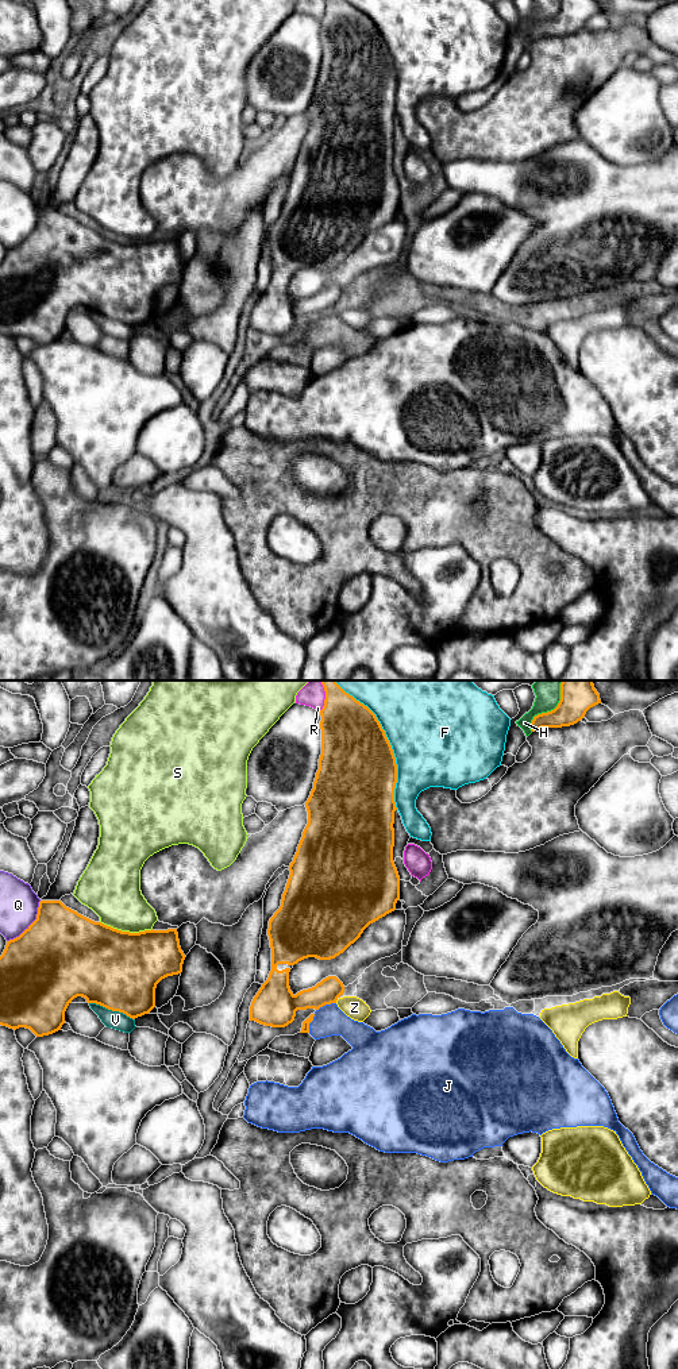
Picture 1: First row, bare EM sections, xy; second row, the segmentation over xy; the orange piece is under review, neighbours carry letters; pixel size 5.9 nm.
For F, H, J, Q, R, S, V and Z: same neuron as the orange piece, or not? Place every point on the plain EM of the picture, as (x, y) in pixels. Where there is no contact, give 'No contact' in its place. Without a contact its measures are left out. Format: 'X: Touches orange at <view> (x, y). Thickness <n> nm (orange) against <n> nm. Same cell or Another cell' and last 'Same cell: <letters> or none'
F: Touches orange at xy (390, 56). Thickness 460 nm (orange) against 500 nm. Another cell
H: Touches orange at xy (544, 22). Thickness 170 nm (orange) against 130 nm. Another cell
J: Touches orange at xy (326, 312). Thickness 160 nm (orange) against 180 nm. Another cell
Q: Touches orange at xy (31, 232). Thickness 500 nm (orange) against 220 nm. Another cell
R: Touches orange at xy (324, 10). Thickness 360 nm (orange) against 100 nm. Another cell
S: Touches orange at xy (126, 240). Thickness 460 nm (orange) against 320 nm. Another cell
V: Touches orange at xy (112, 319). Thickness 460 nm (orange) against 110 nm. Another cell
Z: Touches orange at xy (336, 308). Thickness 150 nm (orange) against 130 nm. Another cell
Same cell: none

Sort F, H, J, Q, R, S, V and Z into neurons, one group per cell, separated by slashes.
F / H / J / Q / R / S / V / Z

